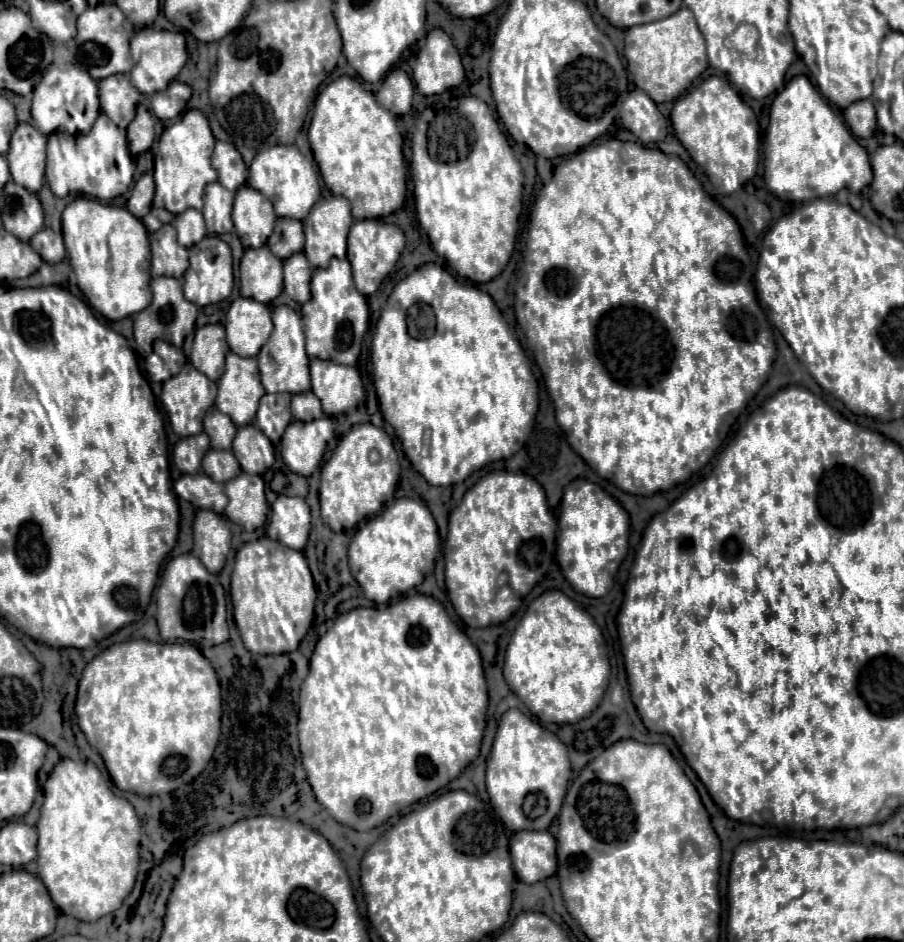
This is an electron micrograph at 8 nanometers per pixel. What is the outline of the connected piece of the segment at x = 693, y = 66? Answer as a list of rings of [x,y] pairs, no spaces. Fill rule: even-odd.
[[[685,2],[669,18],[629,28],[625,32],[623,54],[637,88],[645,90],[657,104],[675,100],[707,68],[705,38],[701,36],[697,22],[693,20],[693,12],[689,12],[689,6]]]

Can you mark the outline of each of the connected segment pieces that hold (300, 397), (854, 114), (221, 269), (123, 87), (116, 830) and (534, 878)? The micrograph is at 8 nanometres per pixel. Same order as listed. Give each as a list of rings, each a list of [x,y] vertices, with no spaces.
[[[313,392],[295,394],[291,402],[291,412],[295,420],[317,420],[323,416],[321,402],[317,400],[317,396],[313,396]]]
[[[871,100],[853,102],[849,108],[843,110],[843,118],[857,138],[873,136],[877,120],[875,120],[875,108]]]
[[[205,236],[201,244],[191,248],[191,266],[183,278],[183,292],[185,298],[197,306],[207,306],[225,300],[233,290],[233,262],[231,262],[231,248],[217,236]]]
[[[117,74],[99,82],[99,98],[103,114],[107,114],[121,130],[125,130],[133,120],[135,108],[141,102],[143,94],[133,88],[129,76]]]
[[[63,758],[47,778],[43,786],[43,796],[45,798],[41,806],[41,818],[37,822],[37,832],[39,832],[37,874],[43,880],[43,884],[49,888],[53,902],[63,914],[83,922],[95,922],[101,916],[115,912],[117,908],[121,908],[125,896],[133,890],[137,866],[139,866],[141,822],[139,816],[135,814],[135,808],[131,806],[129,800],[113,794],[109,782],[89,760],[75,762]]]
[[[517,832],[511,838],[511,860],[519,880],[533,884],[545,880],[557,870],[557,854],[555,854],[555,838],[549,832]]]

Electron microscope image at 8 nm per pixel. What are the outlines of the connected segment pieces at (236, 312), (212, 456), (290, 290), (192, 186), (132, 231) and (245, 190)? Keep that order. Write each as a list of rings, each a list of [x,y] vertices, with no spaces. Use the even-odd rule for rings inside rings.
[[[243,296],[233,300],[225,318],[227,344],[231,352],[239,356],[257,356],[271,330],[273,322],[269,306]]]
[[[209,450],[203,458],[203,472],[217,482],[225,482],[239,476],[241,466],[231,450]]]
[[[297,252],[283,262],[285,270],[285,294],[295,300],[297,304],[305,304],[309,300],[309,280],[311,280],[311,266],[305,260],[305,254]]]
[[[187,110],[171,126],[165,128],[159,140],[159,160],[155,160],[155,200],[153,206],[165,208],[171,214],[181,214],[187,208],[203,208],[203,190],[207,184],[217,182],[217,172],[211,166],[215,138],[209,120],[201,110]]]
[[[75,198],[63,210],[63,238],[67,259],[77,276],[77,286],[101,316],[107,320],[121,320],[149,306],[149,236],[141,220],[137,220],[127,208]]]
[[[241,186],[237,190],[231,216],[243,248],[265,246],[277,220],[271,200],[249,186]]]

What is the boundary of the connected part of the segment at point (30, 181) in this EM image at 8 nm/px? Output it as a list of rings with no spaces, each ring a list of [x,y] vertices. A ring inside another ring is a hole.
[[[19,124],[11,136],[7,162],[13,182],[29,188],[33,194],[37,194],[43,186],[45,146],[47,138],[31,124]]]

